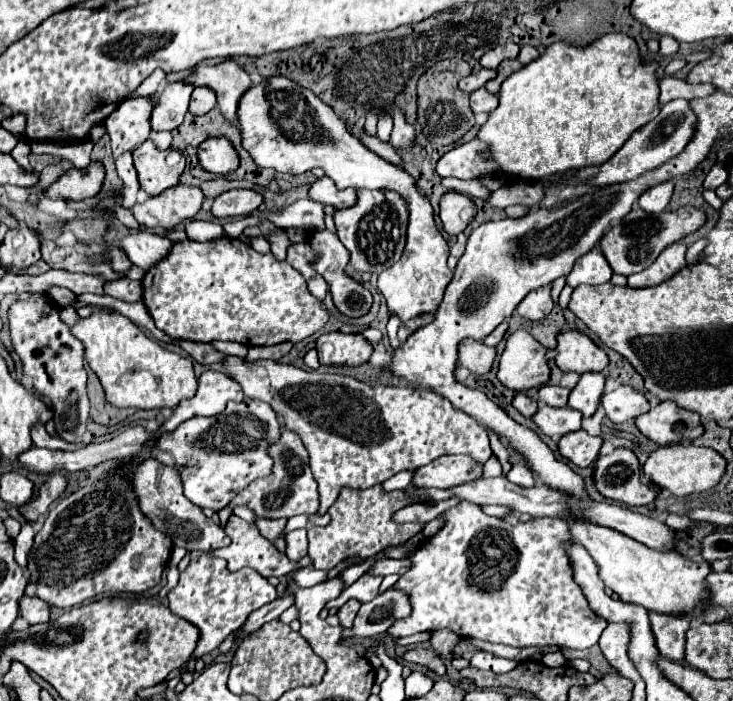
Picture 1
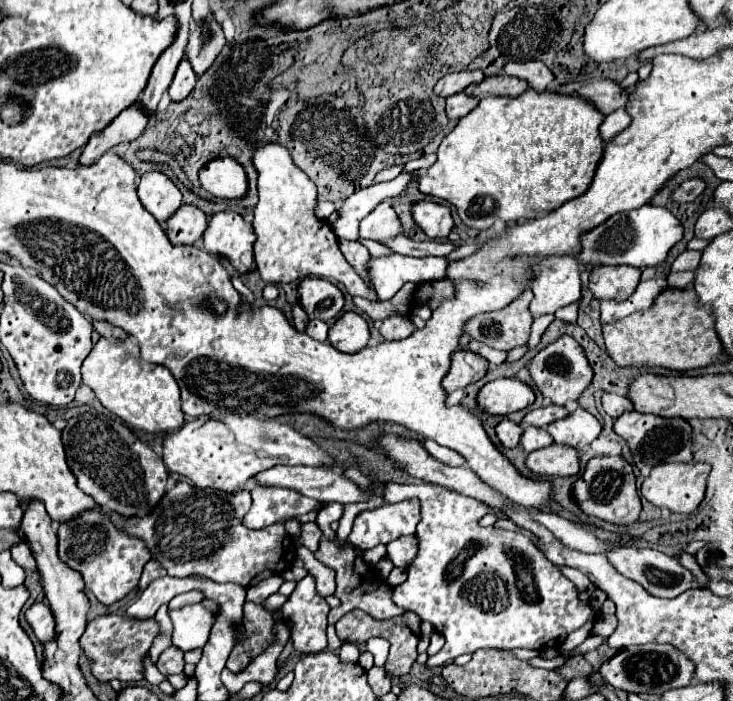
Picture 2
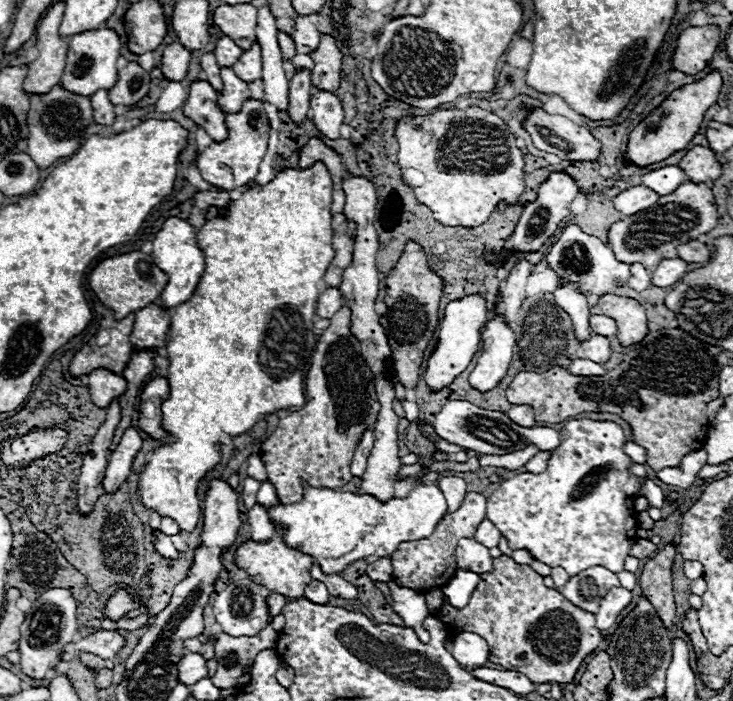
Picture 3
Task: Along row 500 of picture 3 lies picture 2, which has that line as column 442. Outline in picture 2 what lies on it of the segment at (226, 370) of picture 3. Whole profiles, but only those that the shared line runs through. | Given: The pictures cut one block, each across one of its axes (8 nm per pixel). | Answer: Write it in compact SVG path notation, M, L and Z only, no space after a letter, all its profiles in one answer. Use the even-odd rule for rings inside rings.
M528 88L518 98L486 96L480 100L480 106L460 118L458 126L442 140L438 160L418 176L418 190L450 202L460 210L462 222L478 230L490 228L496 220L518 222L536 218L542 212L552 212L588 190L604 154L604 140L598 132L602 120L604 114L582 96L552 90L536 92L534 88Z

